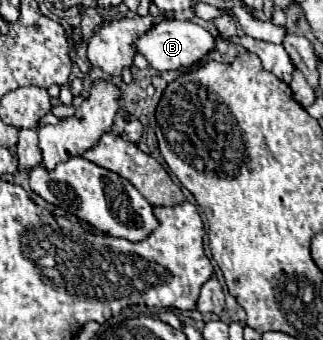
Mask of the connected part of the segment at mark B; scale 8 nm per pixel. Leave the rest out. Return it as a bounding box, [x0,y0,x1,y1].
[135,18,215,72]

